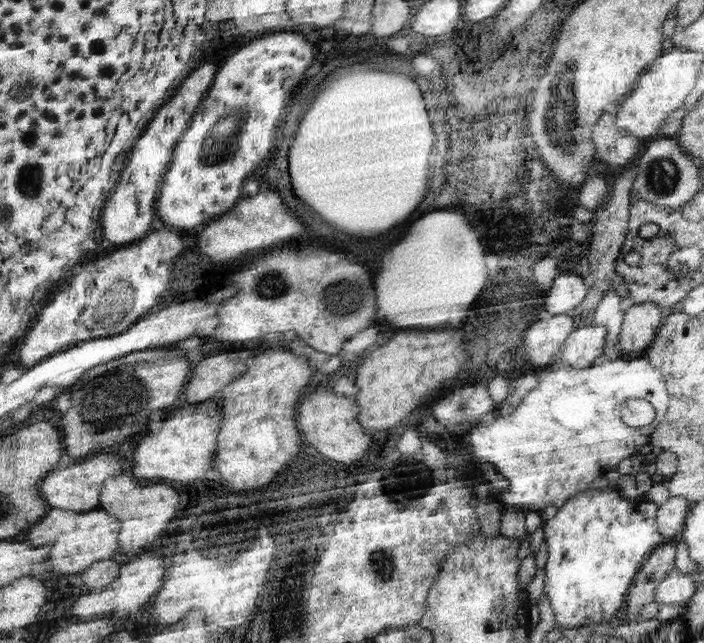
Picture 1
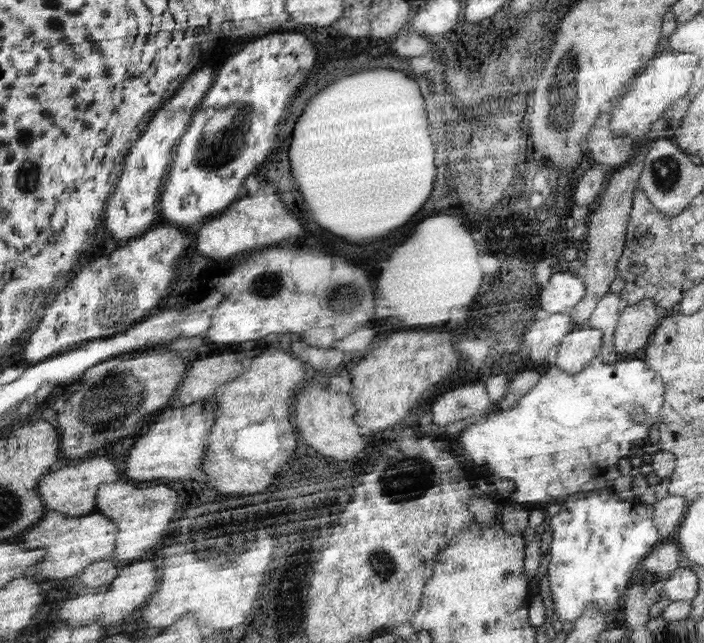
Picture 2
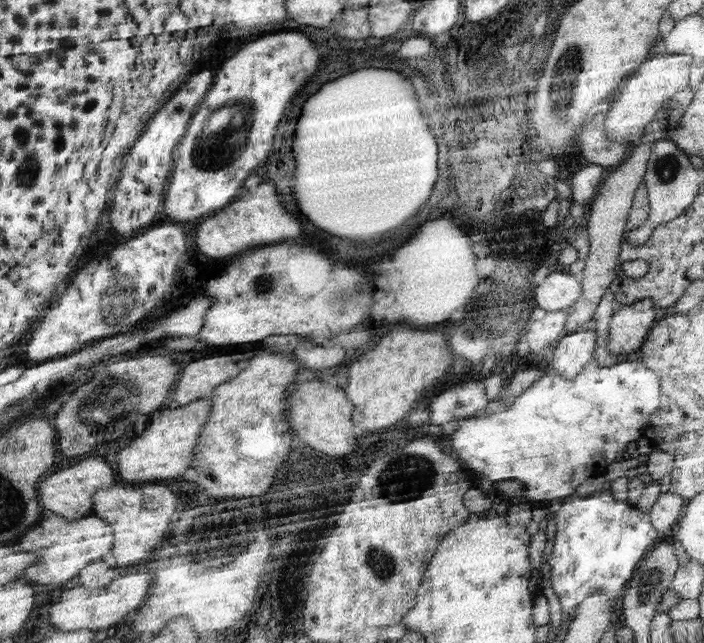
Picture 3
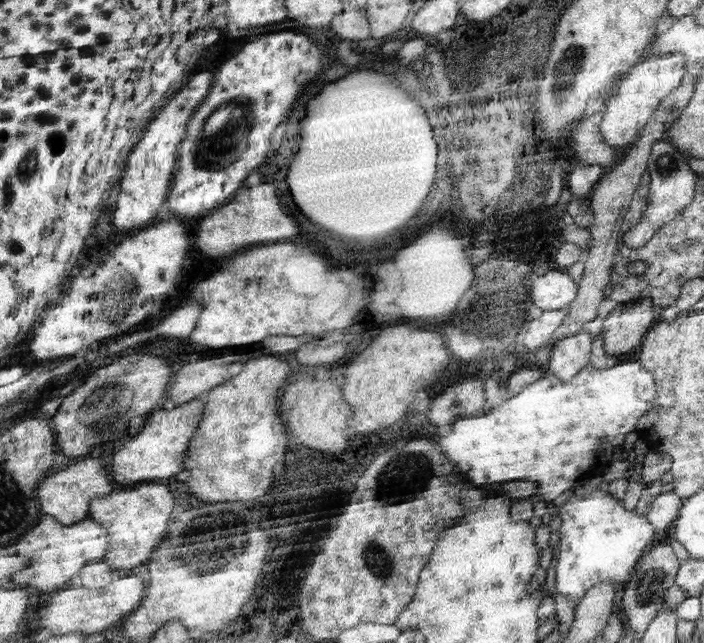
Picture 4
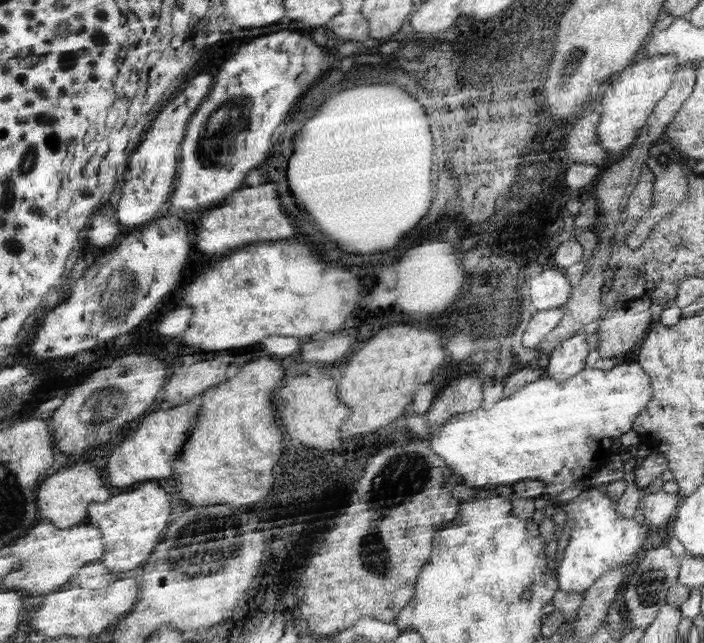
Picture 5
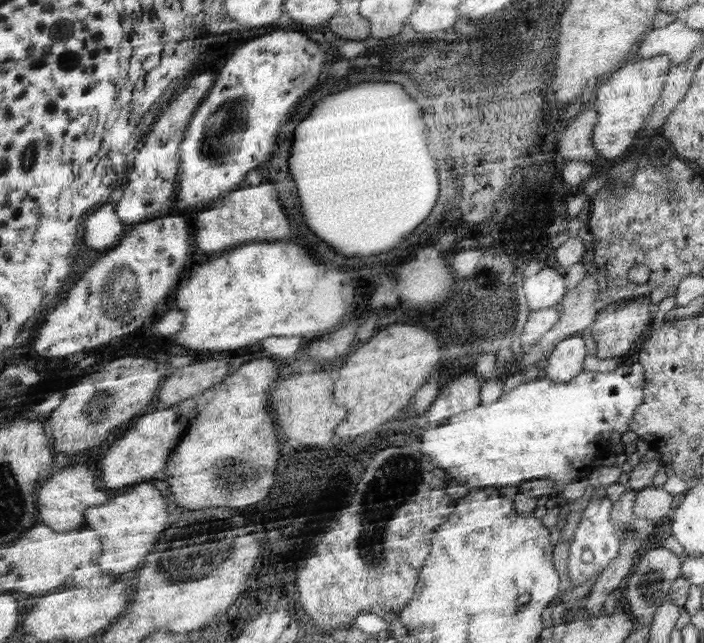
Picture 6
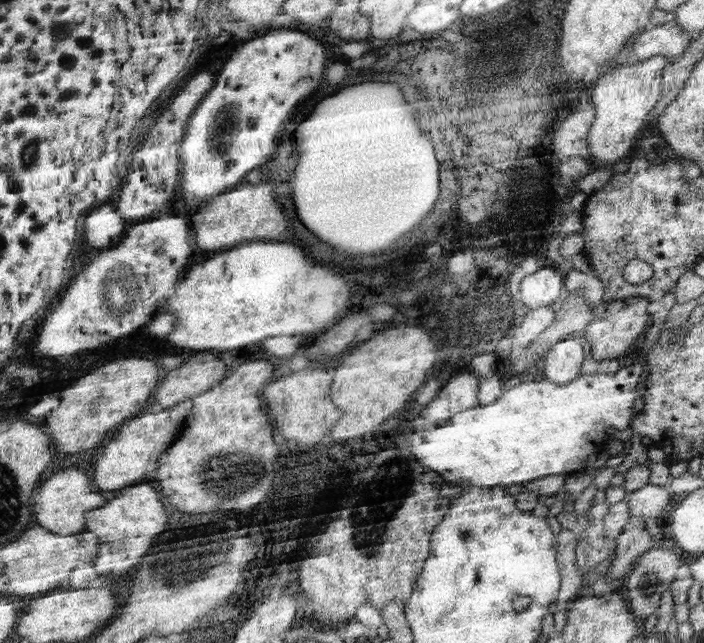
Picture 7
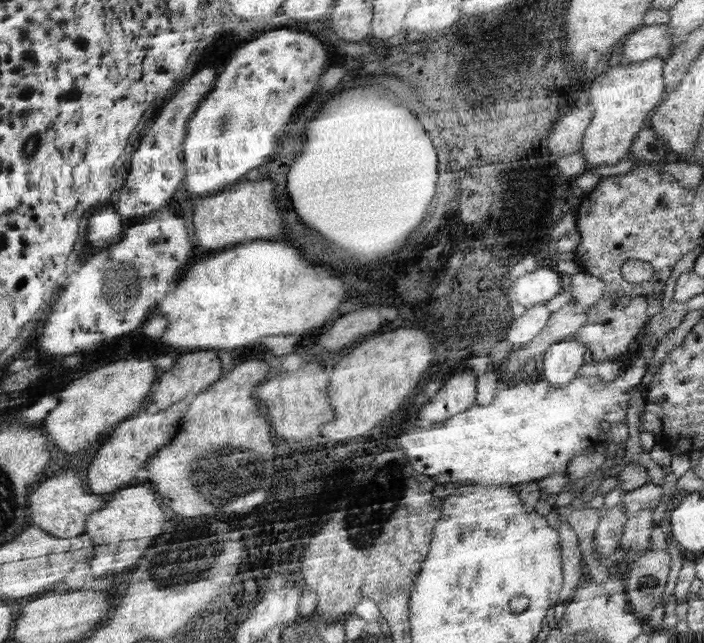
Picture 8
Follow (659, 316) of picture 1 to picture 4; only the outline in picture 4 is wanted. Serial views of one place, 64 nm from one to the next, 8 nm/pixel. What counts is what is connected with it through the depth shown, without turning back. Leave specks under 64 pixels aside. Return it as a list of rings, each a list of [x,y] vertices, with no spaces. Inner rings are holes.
[[[643,298],[635,302],[621,302],[603,322],[601,336],[605,338],[605,352],[609,356],[625,356],[643,346],[645,336],[657,324],[657,306],[653,300]]]

